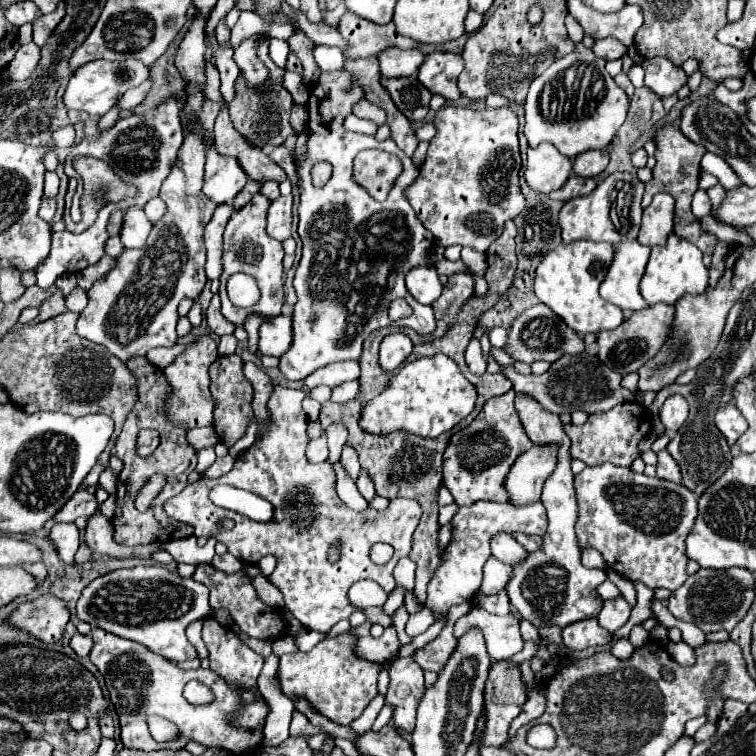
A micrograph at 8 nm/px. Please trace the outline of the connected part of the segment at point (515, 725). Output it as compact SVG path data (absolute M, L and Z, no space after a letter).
M537 687L530 692L528 700L523 705L520 714L513 720L509 730L508 741L515 736L518 728L529 724L531 720L537 719L544 713L546 707L545 692L544 689L540 688L542 687Z

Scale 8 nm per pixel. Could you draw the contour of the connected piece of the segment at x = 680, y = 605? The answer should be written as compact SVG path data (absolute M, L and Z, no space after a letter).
M731 567L731 569L699 569L695 575L687 577L687 581L671 593L669 611L681 619L691 621L705 633L711 631L733 631L733 627L745 617L749 611L755 591L753 591L755 575L747 569Z

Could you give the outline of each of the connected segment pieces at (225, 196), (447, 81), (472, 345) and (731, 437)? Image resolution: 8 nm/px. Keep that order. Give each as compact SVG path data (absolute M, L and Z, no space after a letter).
M215 149L207 151L205 163L205 185L203 193L213 203L229 203L245 187L247 175L239 167L237 159L223 157Z
M431 53L419 67L417 79L437 95L443 95L447 101L457 101L461 97L457 87L457 77L463 71L463 57L457 53Z
M473 337L467 346L465 359L467 359L467 365L469 365L469 369L471 369L473 373L477 373L477 375L485 373L487 361L485 361L485 357L483 357L480 341L477 337Z
M733 401L719 407L719 411L715 413L715 425L725 435L729 445L735 445L739 435L743 435L747 429L747 421L743 419L741 411L735 407Z

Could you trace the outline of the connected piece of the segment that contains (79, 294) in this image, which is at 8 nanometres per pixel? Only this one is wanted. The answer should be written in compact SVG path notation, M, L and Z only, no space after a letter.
M79 287L65 299L65 307L75 313L81 313L85 309L85 305L87 305L87 291L83 291Z

